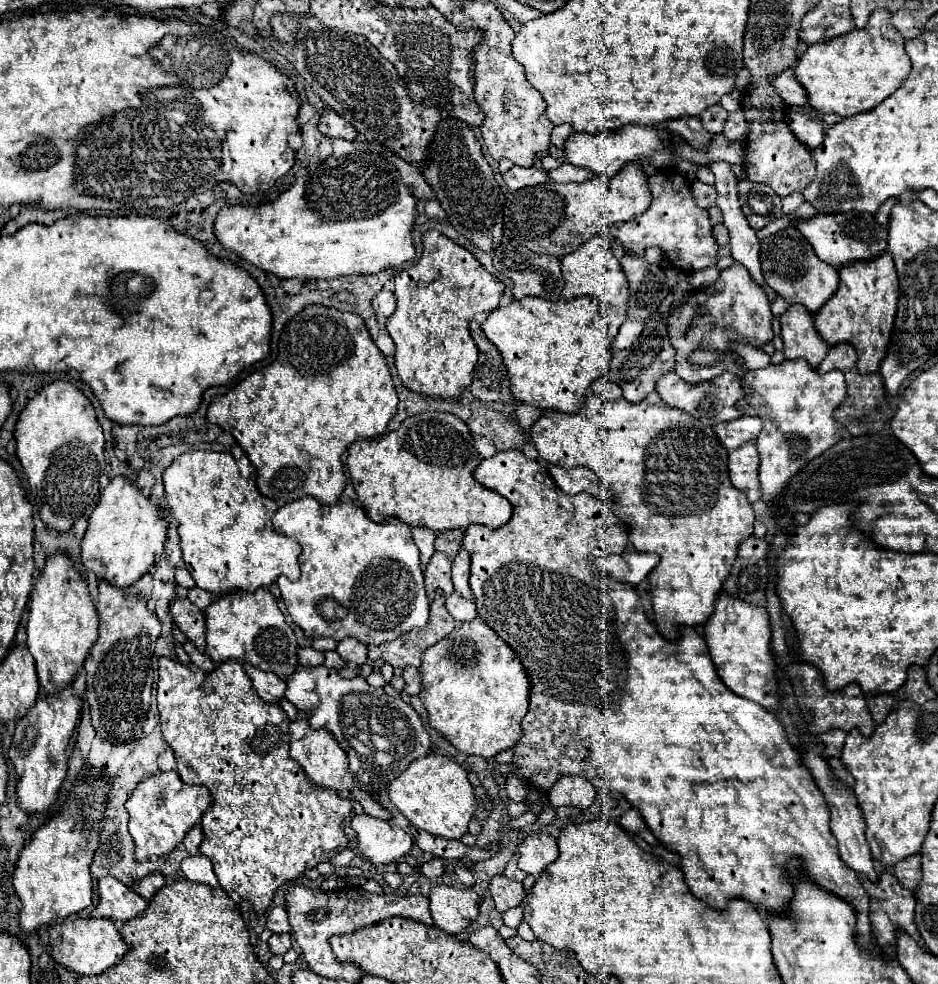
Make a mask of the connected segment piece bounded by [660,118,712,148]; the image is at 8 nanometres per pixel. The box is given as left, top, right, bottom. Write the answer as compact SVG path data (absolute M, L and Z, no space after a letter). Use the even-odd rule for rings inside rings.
M674 118L672 122L662 122L660 128L666 128L670 132L682 136L694 148L704 148L712 140L712 134L702 128L700 118Z

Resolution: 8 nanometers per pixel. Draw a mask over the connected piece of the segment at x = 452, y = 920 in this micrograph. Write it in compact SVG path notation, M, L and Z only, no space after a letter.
M434 886L430 892L430 914L434 924L448 934L460 934L480 914L480 898L470 888Z

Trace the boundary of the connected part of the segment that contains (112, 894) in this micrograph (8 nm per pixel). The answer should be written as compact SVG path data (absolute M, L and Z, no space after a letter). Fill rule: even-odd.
M114 876L100 878L98 892L100 892L100 902L92 910L94 918L110 918L126 922L148 910L148 900L140 898L134 890L130 890L124 882L120 882Z

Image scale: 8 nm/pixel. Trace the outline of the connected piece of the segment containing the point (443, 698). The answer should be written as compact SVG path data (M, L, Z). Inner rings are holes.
M476 618L458 622L448 638L436 642L422 654L420 694L430 716L430 728L438 730L458 752L494 758L510 750L520 738L520 722L528 712L526 672L516 654ZM474 646L474 650L472 650ZM470 650L472 660L470 660Z

